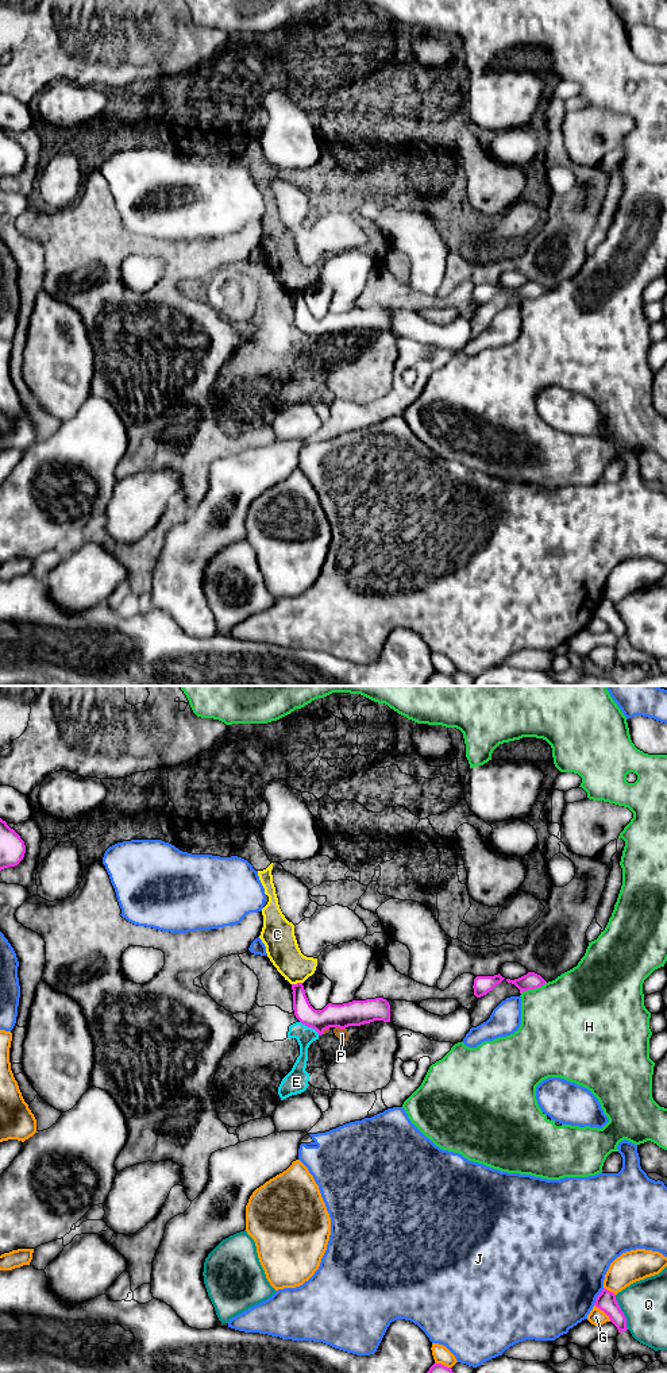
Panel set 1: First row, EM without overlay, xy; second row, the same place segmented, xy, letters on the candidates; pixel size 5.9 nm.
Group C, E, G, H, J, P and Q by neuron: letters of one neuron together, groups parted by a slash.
C E P / G / H / J / Q

